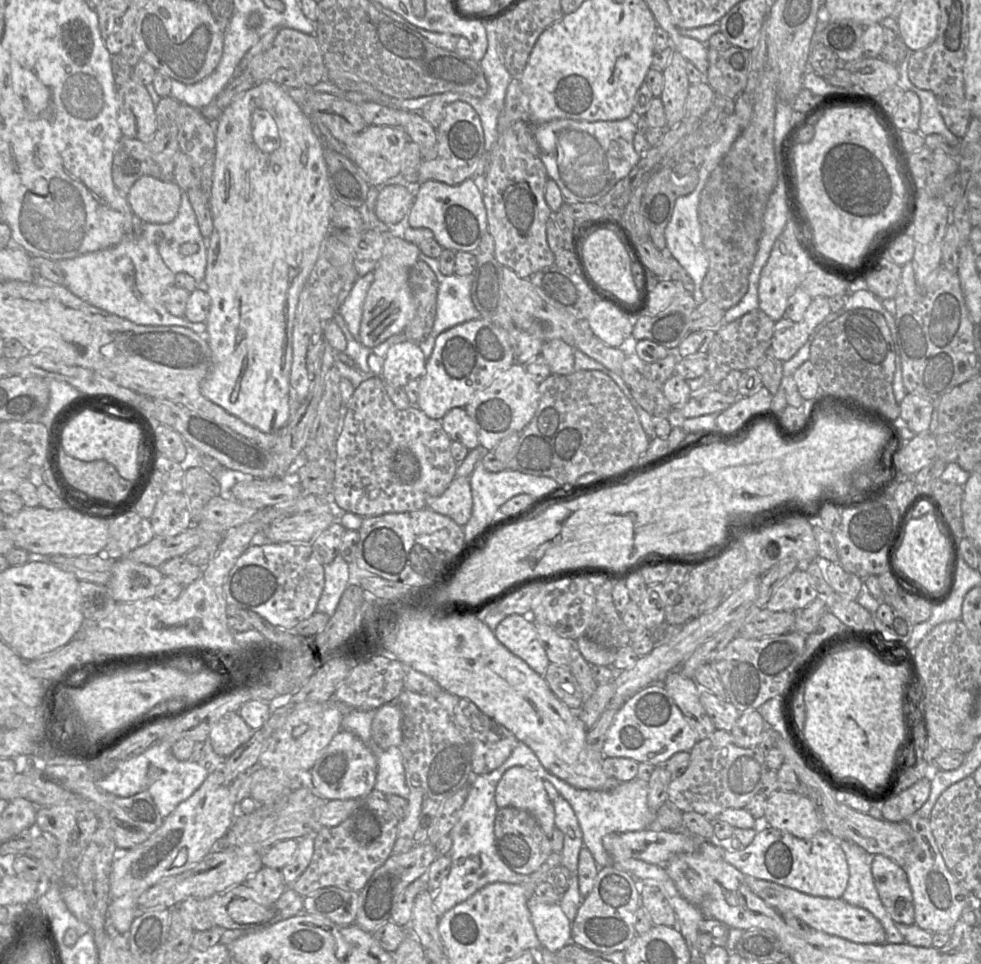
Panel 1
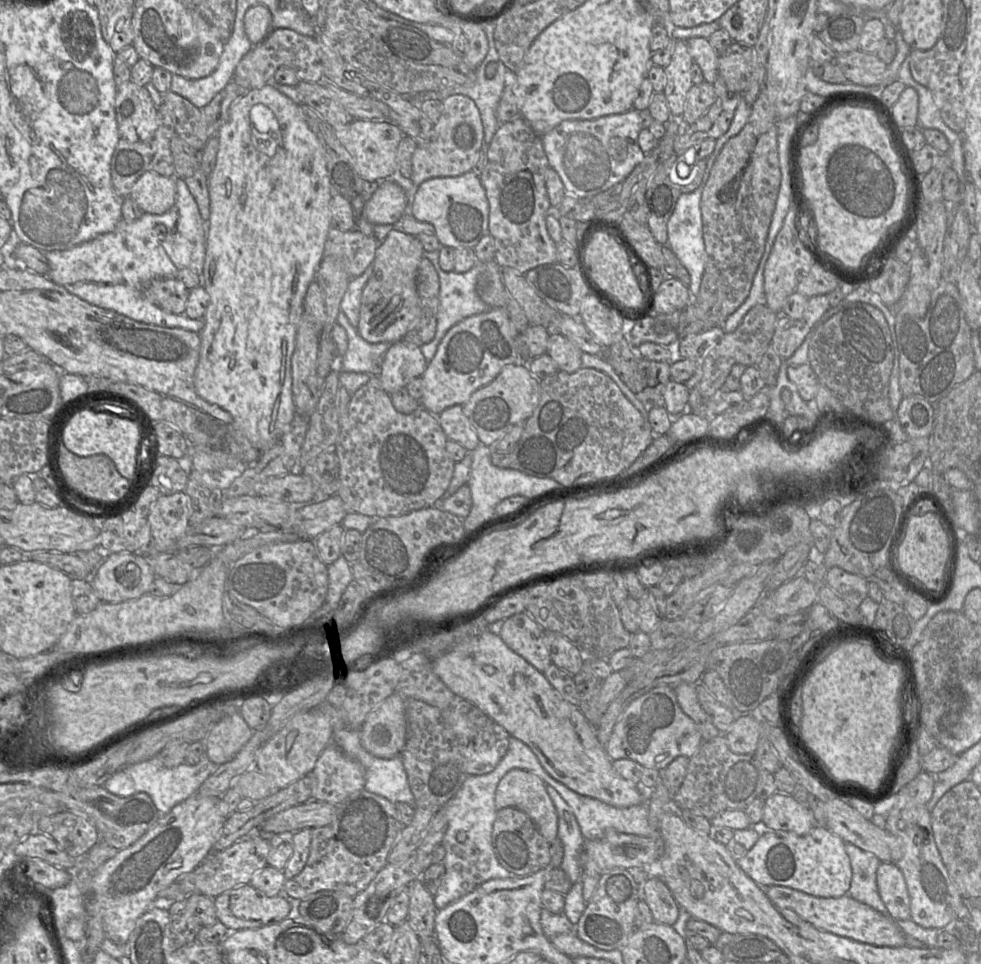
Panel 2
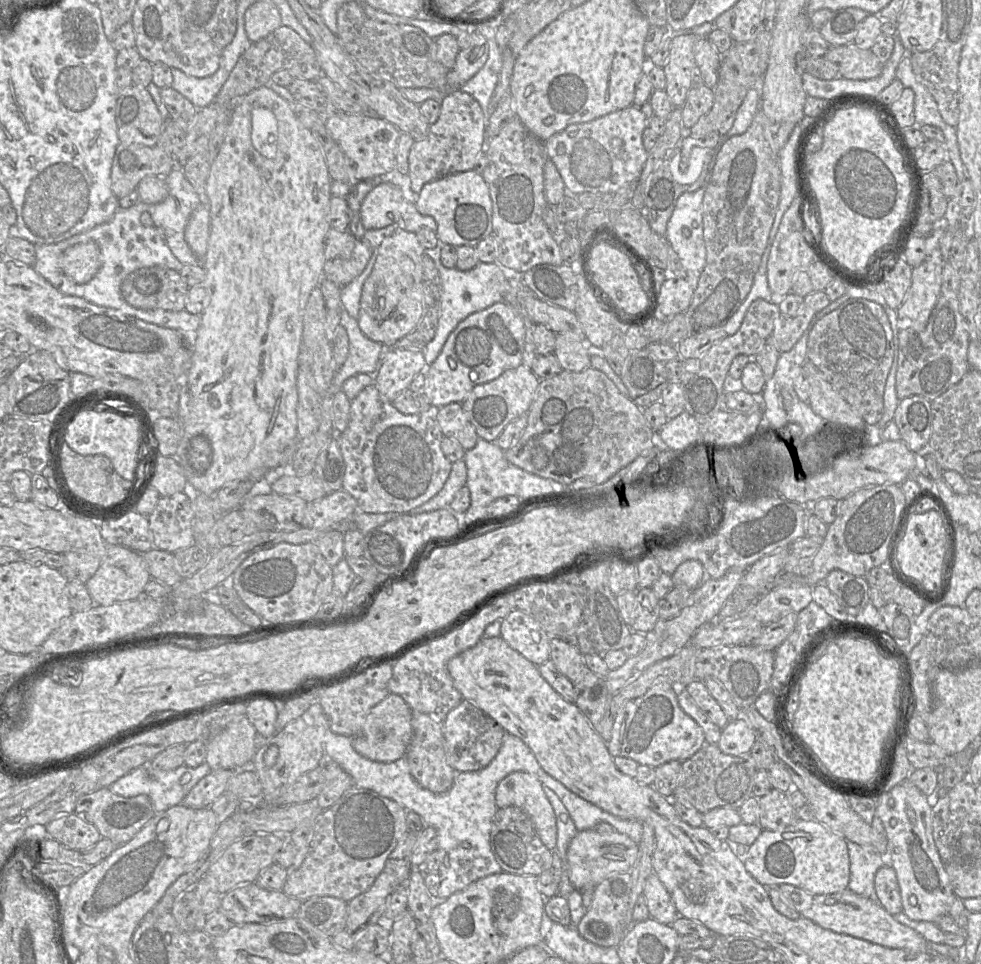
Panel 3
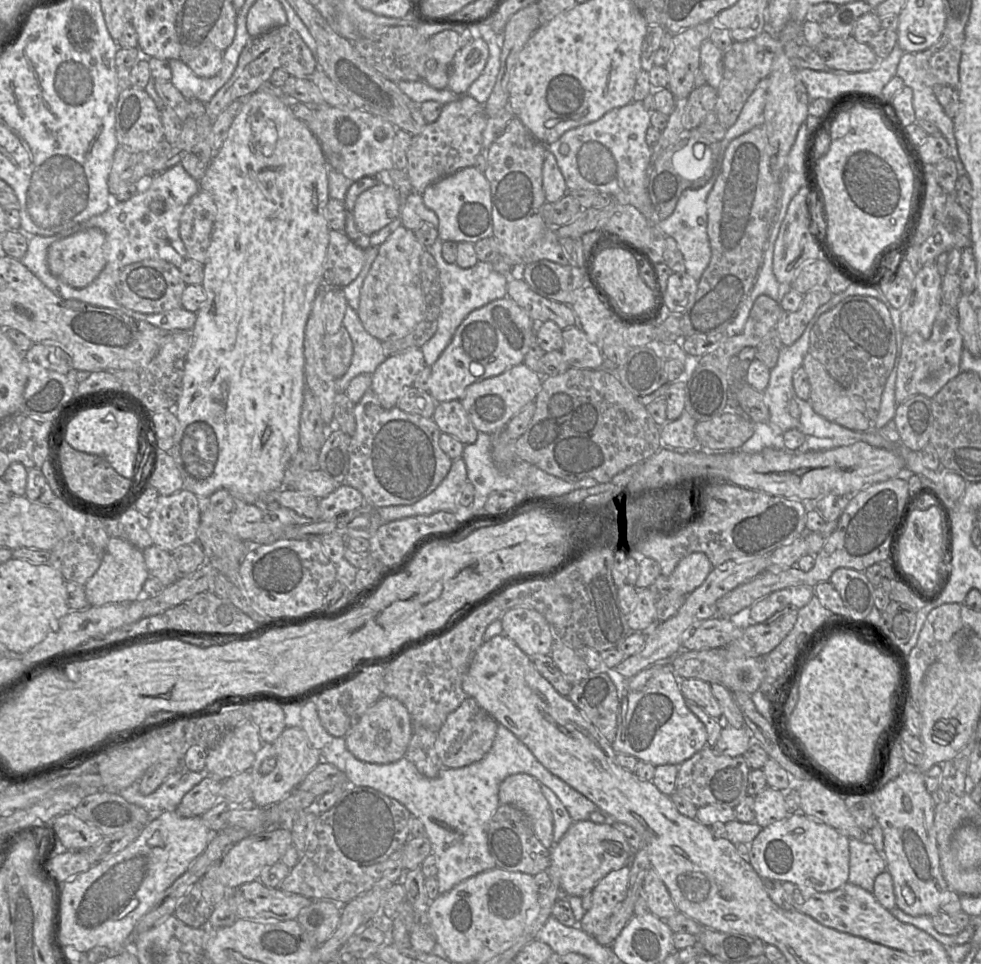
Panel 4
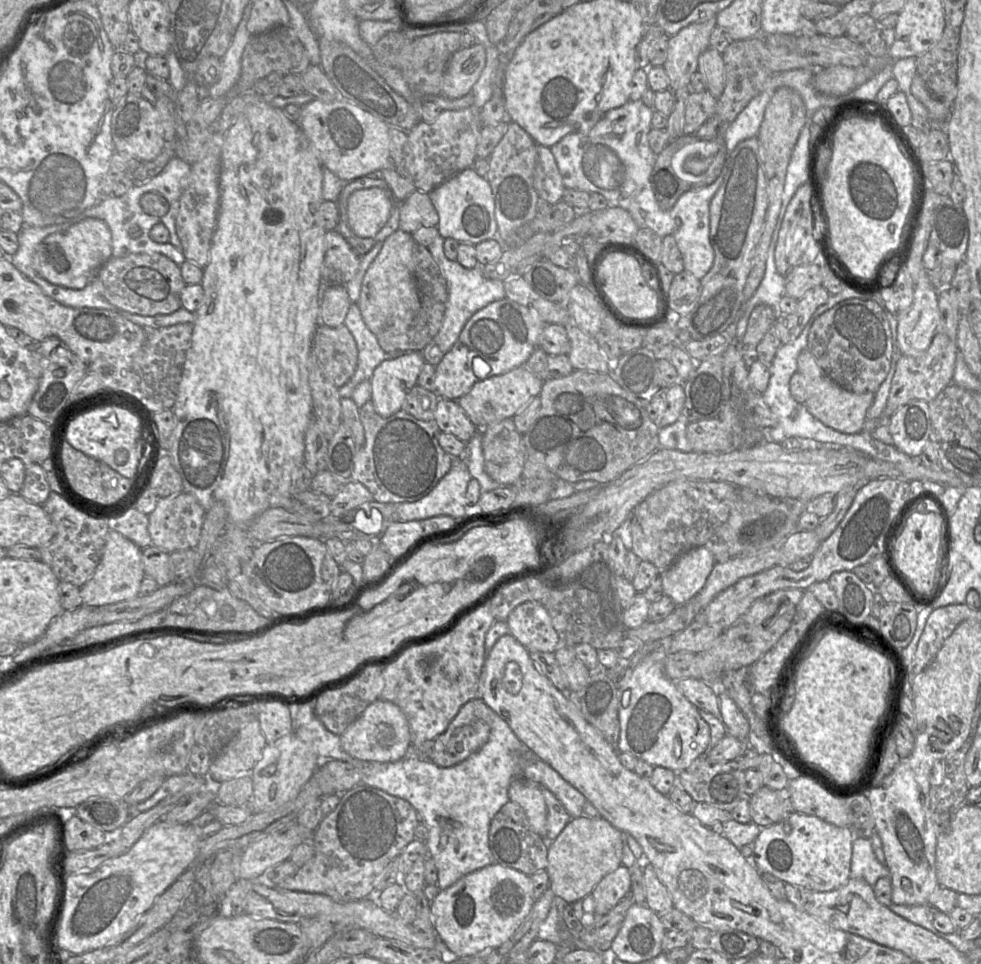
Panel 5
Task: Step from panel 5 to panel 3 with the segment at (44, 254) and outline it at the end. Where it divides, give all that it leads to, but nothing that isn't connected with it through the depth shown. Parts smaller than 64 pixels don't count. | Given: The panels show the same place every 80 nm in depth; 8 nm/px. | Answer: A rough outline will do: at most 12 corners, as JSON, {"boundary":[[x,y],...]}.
{"boundary":[[95,242],[70,246],[60,269],[78,284],[93,279],[101,265]]}

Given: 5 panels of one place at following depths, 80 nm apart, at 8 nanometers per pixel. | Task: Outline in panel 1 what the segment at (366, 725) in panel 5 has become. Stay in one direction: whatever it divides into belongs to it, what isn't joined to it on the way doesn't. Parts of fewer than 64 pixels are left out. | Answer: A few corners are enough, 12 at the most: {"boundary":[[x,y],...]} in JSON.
{"boundary":[[396,701],[379,707],[371,726],[382,749],[399,747],[403,713]]}

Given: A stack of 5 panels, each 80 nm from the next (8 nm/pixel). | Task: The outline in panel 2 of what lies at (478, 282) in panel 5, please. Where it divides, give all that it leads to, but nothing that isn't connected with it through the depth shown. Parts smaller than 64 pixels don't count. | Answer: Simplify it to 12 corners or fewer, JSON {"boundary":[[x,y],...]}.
{"boundary":[[440,250],[424,251],[440,283],[435,336],[420,346],[427,363],[452,326],[489,309],[476,293],[481,263],[445,272]]}

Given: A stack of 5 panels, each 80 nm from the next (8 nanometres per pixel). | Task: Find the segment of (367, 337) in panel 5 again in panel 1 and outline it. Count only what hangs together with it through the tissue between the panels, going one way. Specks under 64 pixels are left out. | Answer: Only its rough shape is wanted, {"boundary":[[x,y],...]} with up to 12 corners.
{"boundary":[[339,313],[334,321],[346,338],[344,353],[363,373],[380,376],[383,358],[404,332],[374,348],[354,338]]}

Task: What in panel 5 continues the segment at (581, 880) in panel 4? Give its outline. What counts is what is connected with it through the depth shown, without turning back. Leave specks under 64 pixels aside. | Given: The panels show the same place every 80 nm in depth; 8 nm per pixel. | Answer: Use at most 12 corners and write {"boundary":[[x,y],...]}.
{"boundary":[[572,818],[549,843],[554,894],[571,905],[622,865],[623,832]]}

